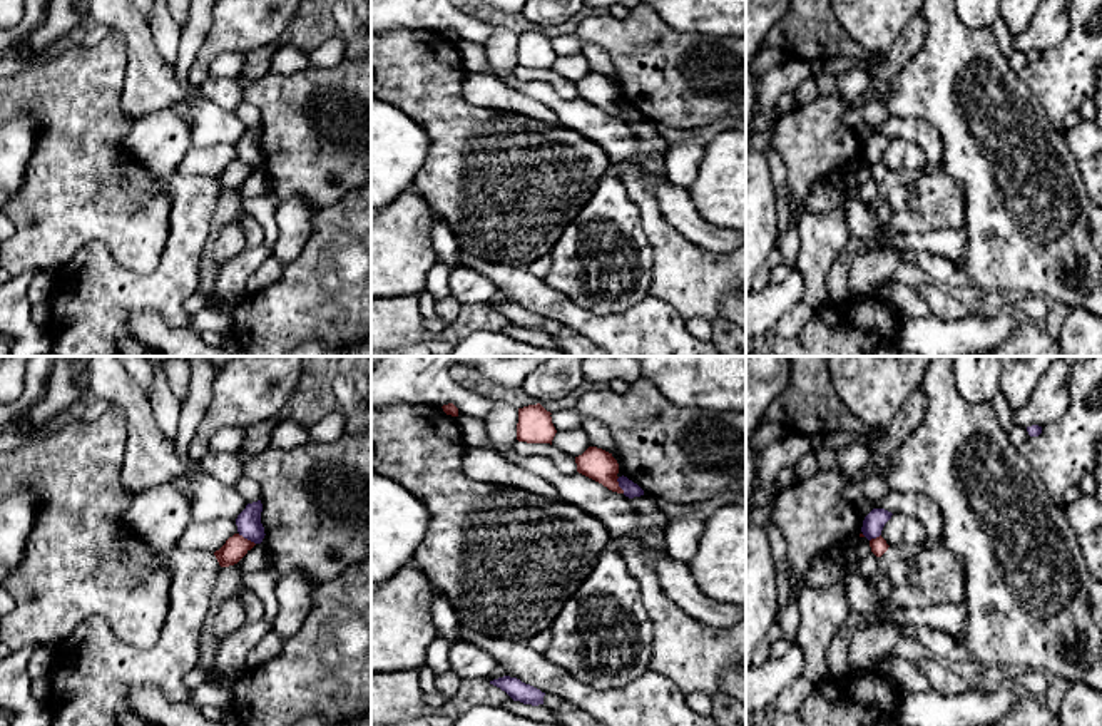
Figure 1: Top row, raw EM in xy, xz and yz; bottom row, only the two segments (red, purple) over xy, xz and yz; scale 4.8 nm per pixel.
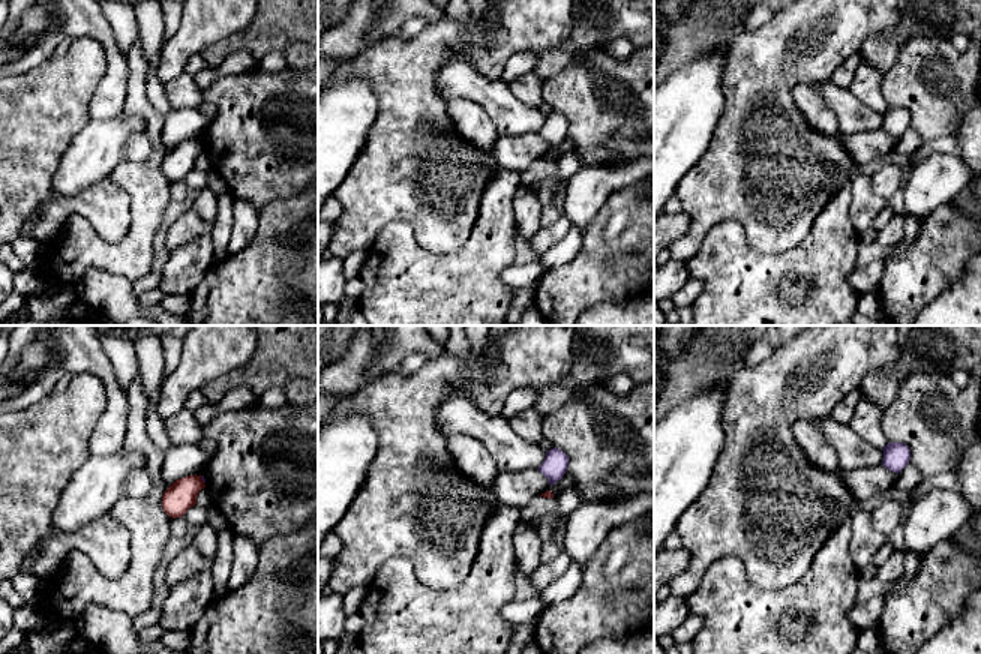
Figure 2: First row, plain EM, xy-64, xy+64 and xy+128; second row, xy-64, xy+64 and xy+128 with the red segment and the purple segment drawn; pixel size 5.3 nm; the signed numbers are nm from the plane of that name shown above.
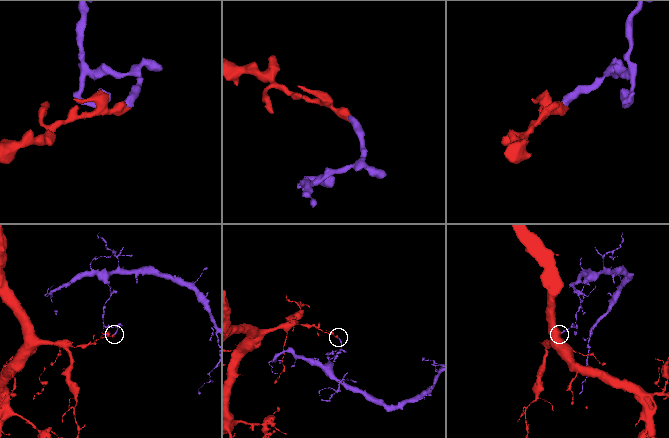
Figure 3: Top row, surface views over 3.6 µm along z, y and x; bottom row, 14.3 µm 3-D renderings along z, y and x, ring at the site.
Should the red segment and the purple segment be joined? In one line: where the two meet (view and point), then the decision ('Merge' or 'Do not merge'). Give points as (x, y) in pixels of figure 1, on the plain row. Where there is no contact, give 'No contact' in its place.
Touches red at xy (246, 164). Do not merge

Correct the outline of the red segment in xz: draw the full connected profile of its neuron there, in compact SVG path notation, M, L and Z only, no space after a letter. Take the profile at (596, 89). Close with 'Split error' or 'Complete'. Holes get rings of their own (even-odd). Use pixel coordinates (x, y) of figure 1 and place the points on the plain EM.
M589 72L582 80L575 82L575 89L579 99L602 109L612 117L624 119L617 107L619 89L612 79Z. Complete

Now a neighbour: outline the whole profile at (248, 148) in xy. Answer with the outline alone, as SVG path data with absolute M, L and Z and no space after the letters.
M258 125L247 129L246 134L236 144L239 161L254 169L261 169L266 161L264 152L261 149L261 137L263 137L263 129L261 125Z

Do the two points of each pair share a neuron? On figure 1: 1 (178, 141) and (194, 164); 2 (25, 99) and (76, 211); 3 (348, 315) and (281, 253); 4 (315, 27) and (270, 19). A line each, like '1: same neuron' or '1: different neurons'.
1: different neurons
2: same neuron
3: different neurons
4: different neurons

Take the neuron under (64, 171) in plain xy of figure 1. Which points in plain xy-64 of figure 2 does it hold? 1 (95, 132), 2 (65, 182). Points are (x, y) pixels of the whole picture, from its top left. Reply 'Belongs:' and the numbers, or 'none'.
Belongs: none

